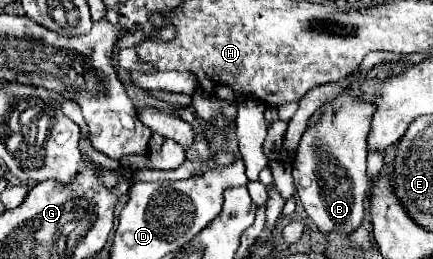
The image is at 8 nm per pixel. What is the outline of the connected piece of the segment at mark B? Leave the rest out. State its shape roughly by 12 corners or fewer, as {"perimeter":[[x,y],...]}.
{"perimeter":[[359,80],[303,132],[295,188],[319,232],[365,222]]}

